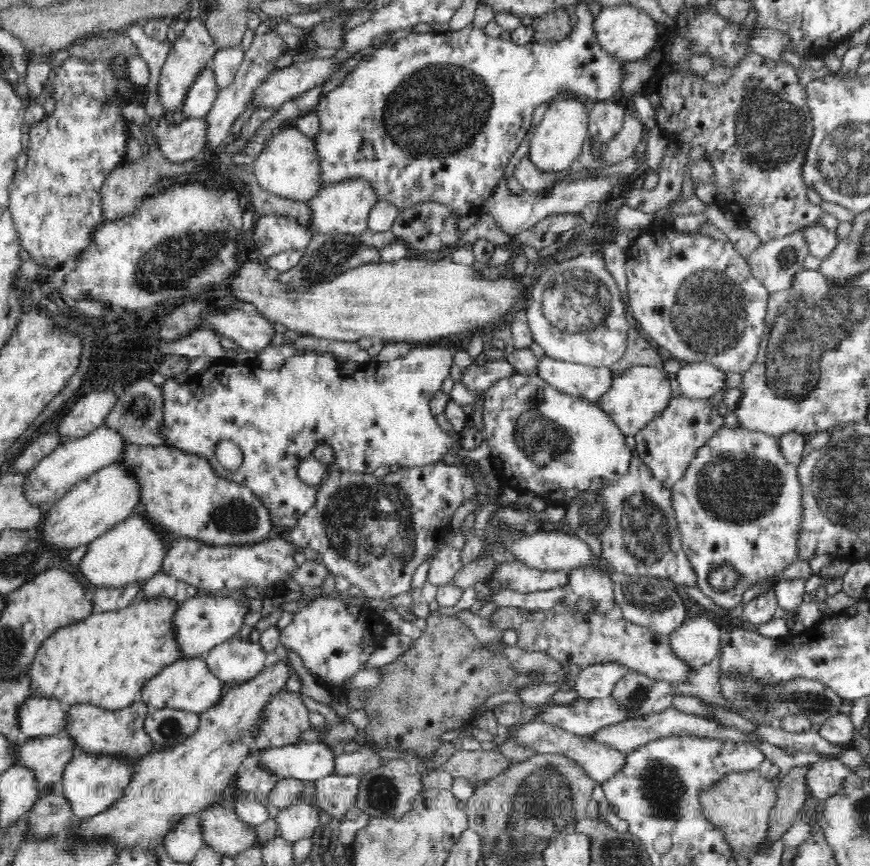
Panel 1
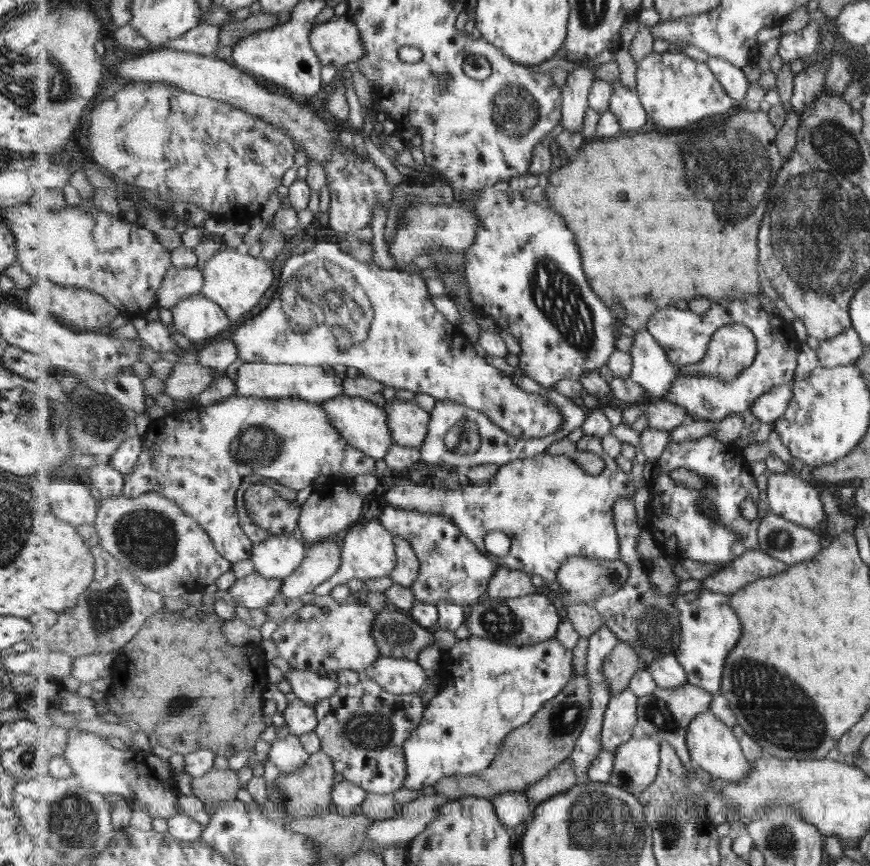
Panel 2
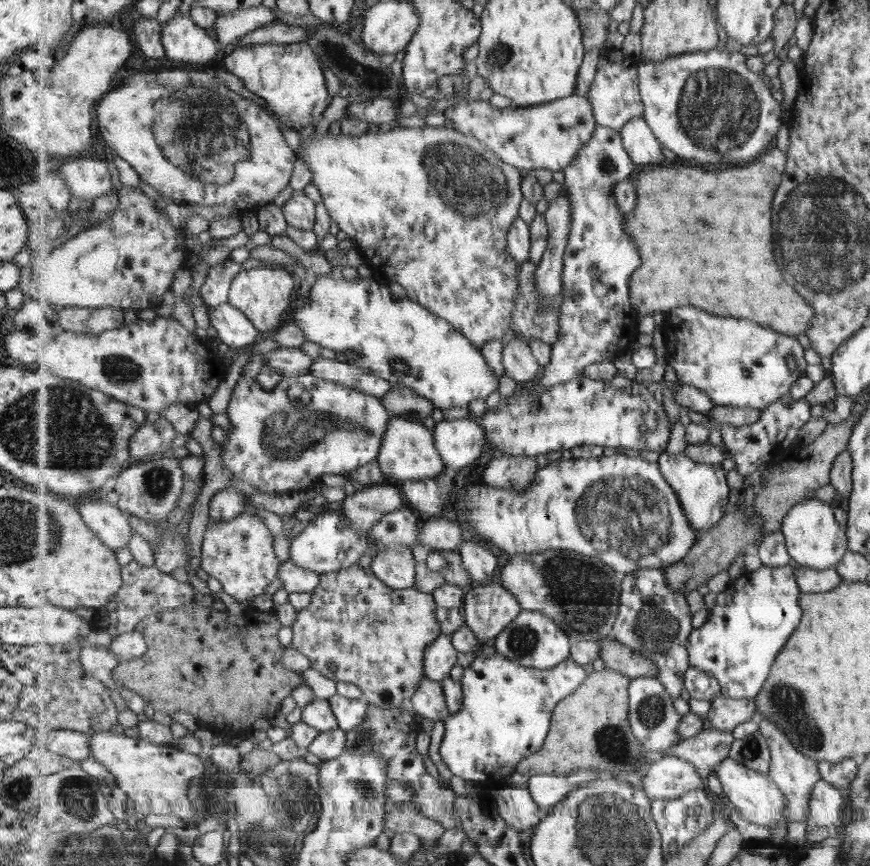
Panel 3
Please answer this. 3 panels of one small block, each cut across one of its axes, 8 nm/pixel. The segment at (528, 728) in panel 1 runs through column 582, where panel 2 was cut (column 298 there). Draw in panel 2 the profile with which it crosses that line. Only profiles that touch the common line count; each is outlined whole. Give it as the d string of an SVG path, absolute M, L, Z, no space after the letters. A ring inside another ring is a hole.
M293 734L273 742L268 753L268 758L277 765L278 770L286 772L289 777L293 772L303 769L310 756L300 737Z

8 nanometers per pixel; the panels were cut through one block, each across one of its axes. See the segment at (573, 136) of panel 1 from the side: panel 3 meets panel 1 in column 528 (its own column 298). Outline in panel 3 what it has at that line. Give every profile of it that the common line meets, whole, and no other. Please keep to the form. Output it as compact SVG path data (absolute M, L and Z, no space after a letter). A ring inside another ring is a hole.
M424 125L424 127L393 127L386 132L363 133L359 136L351 134L331 135L325 133L319 135L312 130L308 138L300 144L298 158L304 160L309 165L313 173L314 186L319 190L322 197L322 203L326 206L332 220L337 223L339 230L346 233L348 238L355 240L359 245L361 255L365 259L365 263L370 267L373 262L379 264L379 258L383 260L383 264L379 264L381 268L395 268L397 276L401 272L399 278L389 277L391 283L398 283L408 292L408 297L411 300L417 301L425 308L428 308L432 313L436 313L441 318L448 320L455 328L467 336L469 340L482 349L485 344L489 344L491 340L501 340L509 330L512 330L512 316L516 310L516 298L520 293L519 287L519 268L521 264L516 258L509 253L509 230L513 228L513 222L519 218L519 206L523 200L523 192L521 192L521 172L515 166L507 164L504 160L498 157L496 152L487 148L480 140L477 140L472 134L464 134L454 129L446 129L445 127L433 127ZM443 196L443 198L441 198ZM447 204L449 206L447 206ZM397 250L397 252L395 252ZM391 258L407 258L407 260L397 260L391 262Z

